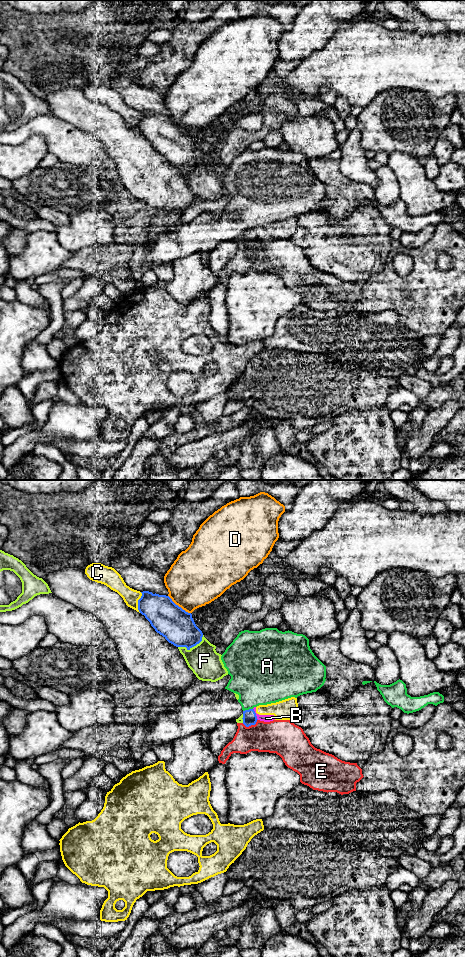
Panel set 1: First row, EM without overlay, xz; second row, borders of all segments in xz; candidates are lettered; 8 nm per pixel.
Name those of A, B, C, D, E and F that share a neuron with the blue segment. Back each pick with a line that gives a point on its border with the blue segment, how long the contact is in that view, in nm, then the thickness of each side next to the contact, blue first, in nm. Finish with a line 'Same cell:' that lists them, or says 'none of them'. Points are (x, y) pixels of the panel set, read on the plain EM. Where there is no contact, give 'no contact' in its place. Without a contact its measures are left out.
Same cell: none of them

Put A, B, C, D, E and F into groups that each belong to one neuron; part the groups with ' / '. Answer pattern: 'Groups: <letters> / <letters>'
Groups: A / B C / D / E F

